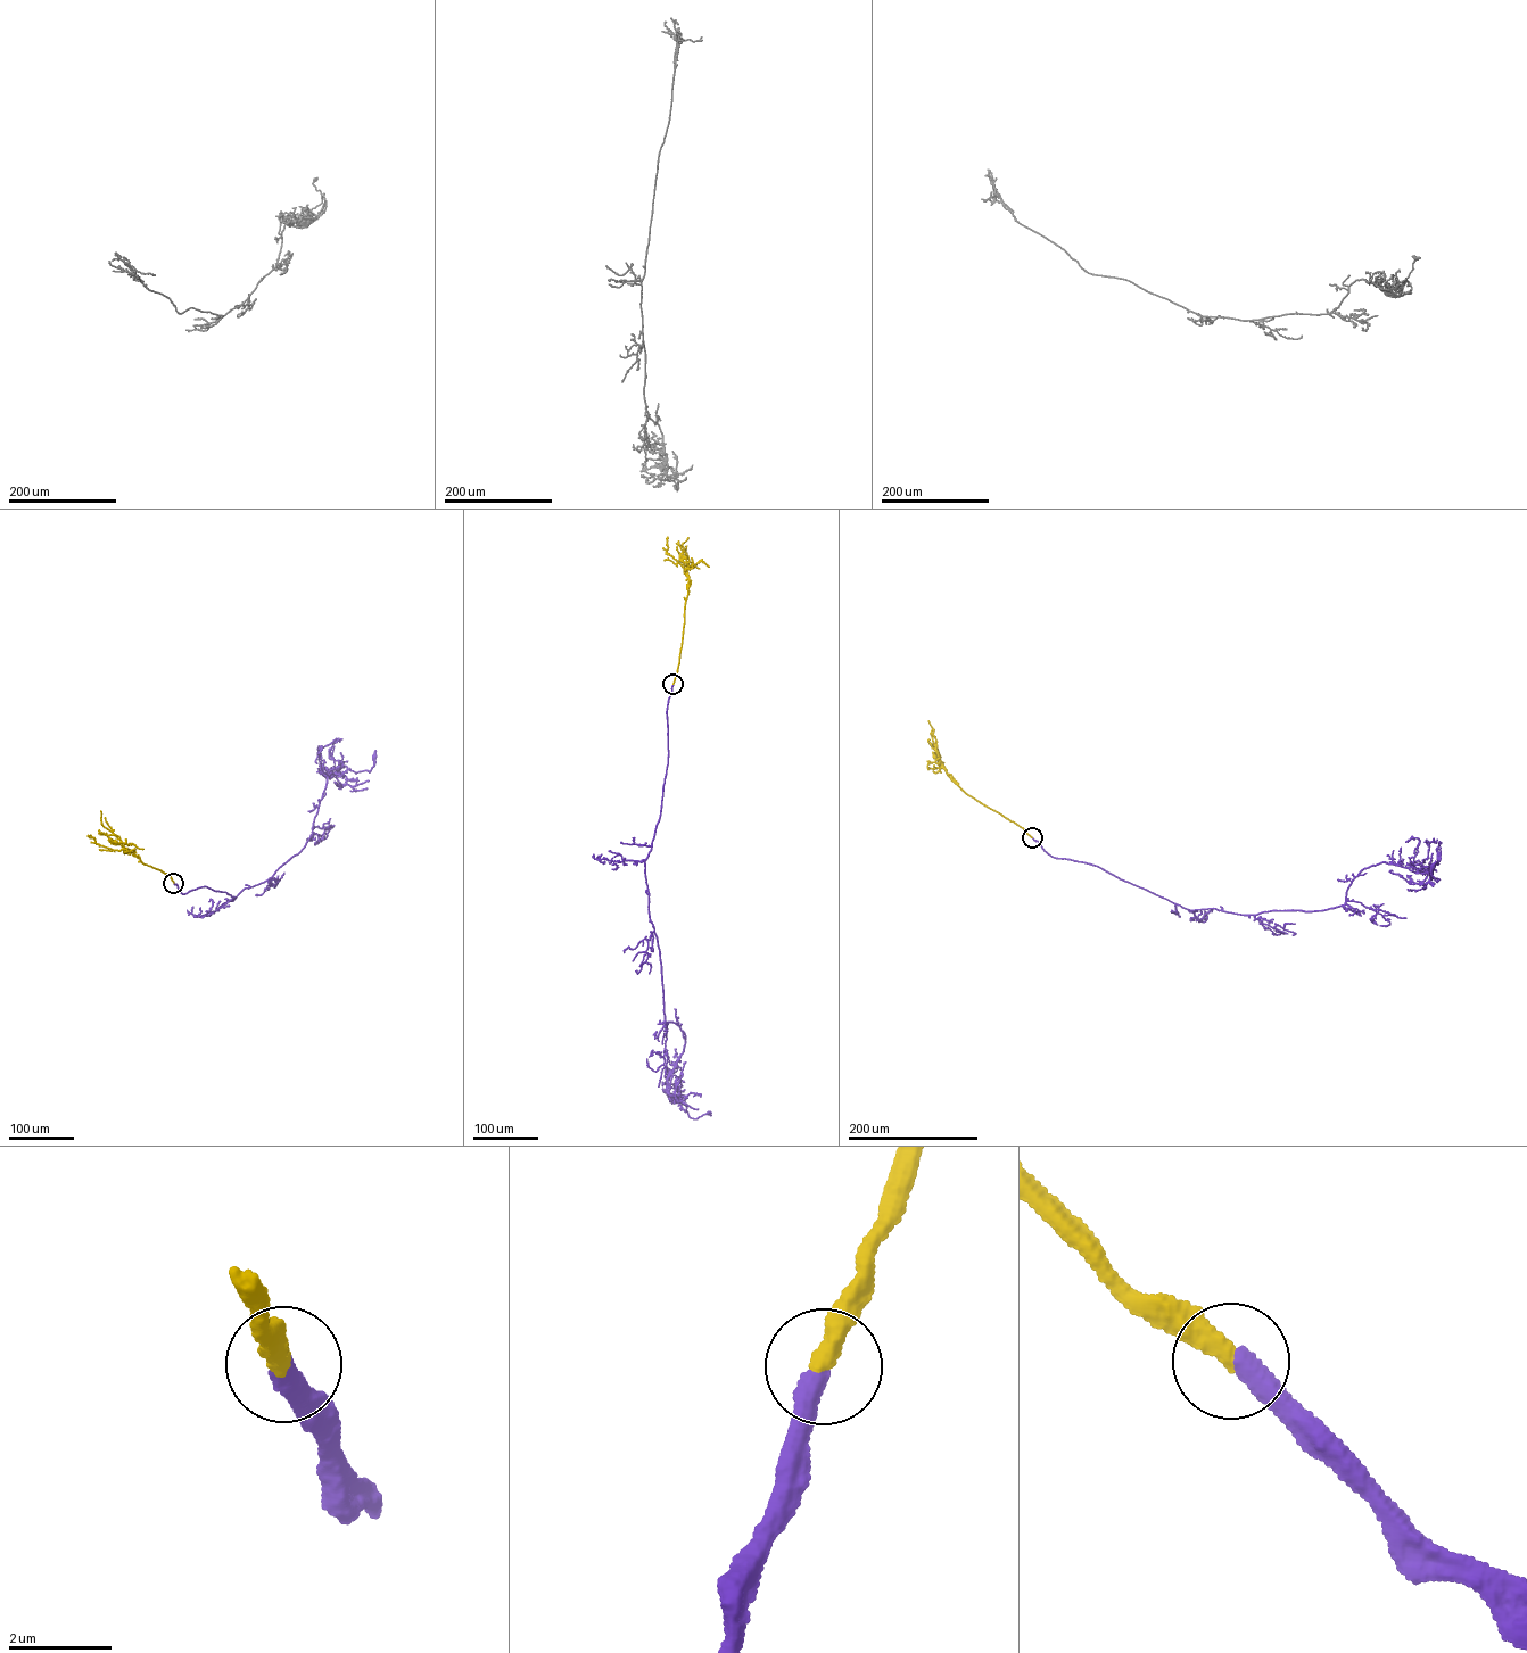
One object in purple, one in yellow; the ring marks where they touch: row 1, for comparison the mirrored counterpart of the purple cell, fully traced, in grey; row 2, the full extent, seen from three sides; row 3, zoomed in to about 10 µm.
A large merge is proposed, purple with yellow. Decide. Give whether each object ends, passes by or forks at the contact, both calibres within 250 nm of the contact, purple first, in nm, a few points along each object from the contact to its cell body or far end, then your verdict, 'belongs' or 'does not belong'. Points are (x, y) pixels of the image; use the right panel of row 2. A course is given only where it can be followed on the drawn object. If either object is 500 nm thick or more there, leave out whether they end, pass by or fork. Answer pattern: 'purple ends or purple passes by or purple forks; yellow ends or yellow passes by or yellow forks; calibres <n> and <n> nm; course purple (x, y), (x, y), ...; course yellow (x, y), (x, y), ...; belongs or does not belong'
purple ends; yellow ends; calibres 440 and 400 nm; course purple (1032, 837), (1188, 909), (1246, 915), (1343, 906), (1381, 862), (1433, 868), (1437, 881), (1431, 866); course yellow (1032, 837), (951, 779), (940, 762), (929, 720); belongs

